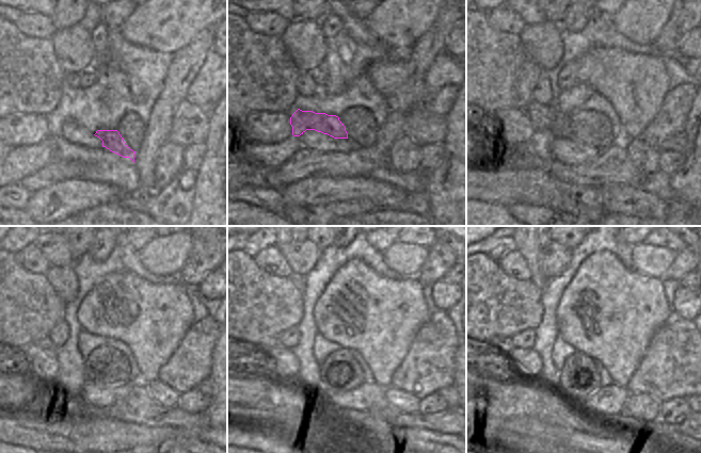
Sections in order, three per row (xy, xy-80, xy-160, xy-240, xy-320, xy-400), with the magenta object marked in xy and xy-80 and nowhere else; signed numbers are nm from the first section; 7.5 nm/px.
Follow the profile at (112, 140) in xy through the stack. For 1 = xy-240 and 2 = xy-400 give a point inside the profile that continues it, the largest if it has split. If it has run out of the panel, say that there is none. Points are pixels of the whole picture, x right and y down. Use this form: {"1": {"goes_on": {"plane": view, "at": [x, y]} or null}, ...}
{"1": {"goes_on": {"plane": "xy-240", "at": [46, 344]}}, "2": {"goes_on": {"plane": "xy-400", "at": [504, 344]}}}

